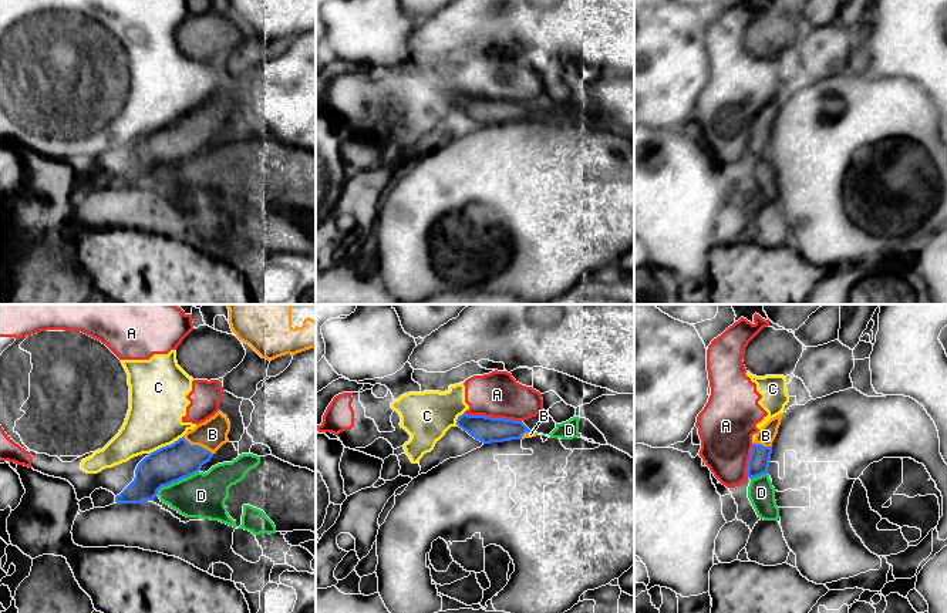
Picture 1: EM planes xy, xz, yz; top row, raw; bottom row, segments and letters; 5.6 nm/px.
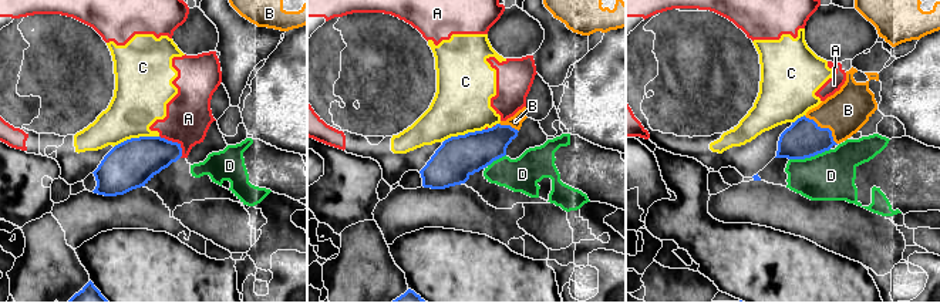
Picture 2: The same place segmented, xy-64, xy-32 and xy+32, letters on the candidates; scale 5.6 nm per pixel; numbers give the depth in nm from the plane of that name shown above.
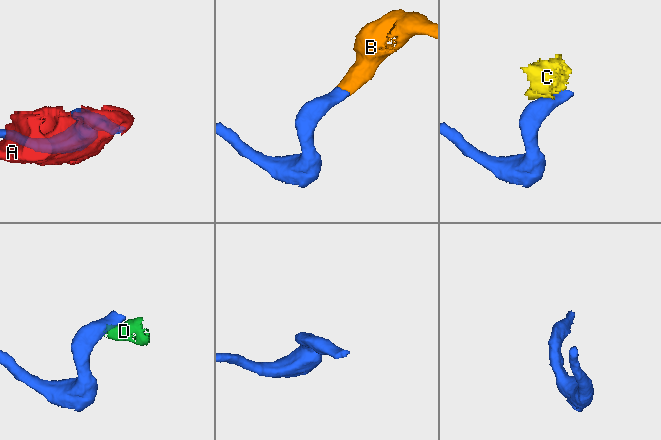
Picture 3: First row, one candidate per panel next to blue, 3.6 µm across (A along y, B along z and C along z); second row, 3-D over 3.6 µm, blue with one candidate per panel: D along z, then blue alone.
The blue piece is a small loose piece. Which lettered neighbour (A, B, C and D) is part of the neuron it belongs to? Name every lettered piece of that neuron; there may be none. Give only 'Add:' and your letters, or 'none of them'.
Add: B

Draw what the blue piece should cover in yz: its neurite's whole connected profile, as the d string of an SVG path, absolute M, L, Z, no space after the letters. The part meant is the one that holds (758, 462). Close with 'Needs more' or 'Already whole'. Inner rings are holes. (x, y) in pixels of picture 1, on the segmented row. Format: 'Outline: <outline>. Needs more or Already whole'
Outline: M783 412L771 418L756 432L747 468L747 476L749 479L768 474L769 459L772 454L772 442L778 434L782 415Z. Needs more

